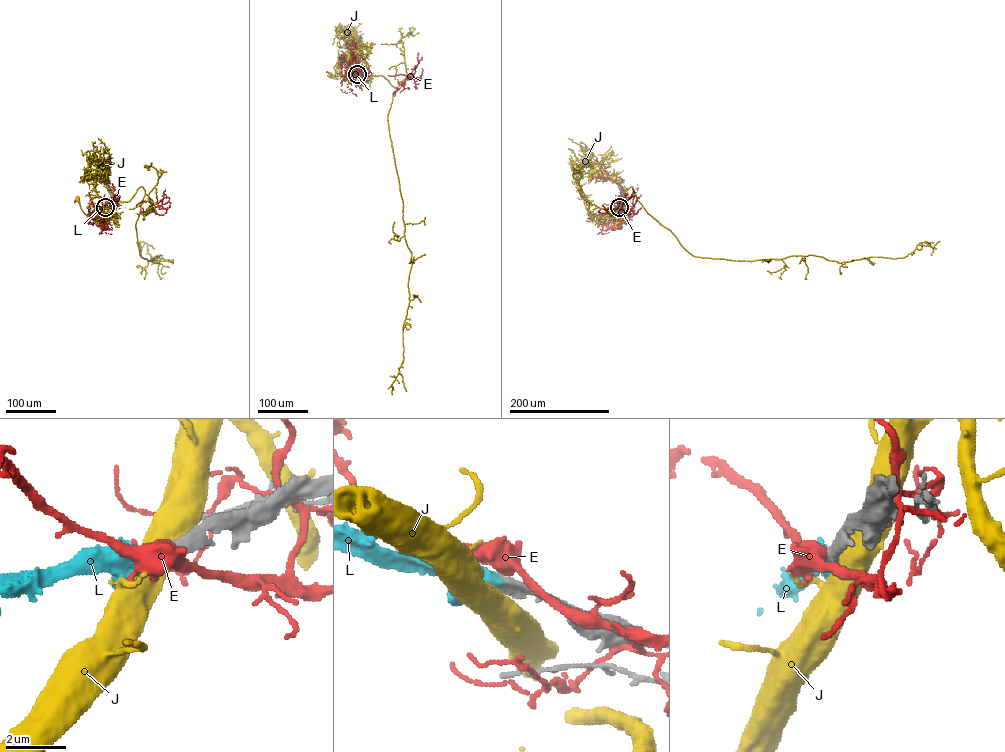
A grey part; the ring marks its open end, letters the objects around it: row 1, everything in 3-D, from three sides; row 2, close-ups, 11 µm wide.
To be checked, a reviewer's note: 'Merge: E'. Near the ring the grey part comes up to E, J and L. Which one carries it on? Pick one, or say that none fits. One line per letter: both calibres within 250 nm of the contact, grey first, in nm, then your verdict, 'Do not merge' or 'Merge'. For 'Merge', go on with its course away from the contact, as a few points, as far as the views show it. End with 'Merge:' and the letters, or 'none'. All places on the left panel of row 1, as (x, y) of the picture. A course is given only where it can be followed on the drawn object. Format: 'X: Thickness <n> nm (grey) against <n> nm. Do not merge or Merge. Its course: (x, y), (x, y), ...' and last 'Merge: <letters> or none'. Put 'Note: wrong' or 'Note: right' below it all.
E: Thickness 440 nm (grey) against 550 nm. Do not merge
J: Thickness 440 nm (grey) against 750 nm. Do not merge
L: Thickness 440 nm (grey) against 550 nm. Merge
Merge: L
Note: wrong

